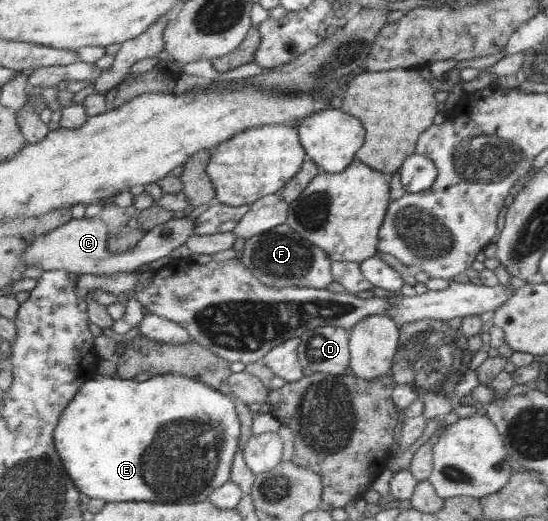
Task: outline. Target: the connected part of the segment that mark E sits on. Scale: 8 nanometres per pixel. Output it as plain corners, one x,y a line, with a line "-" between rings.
164,374
127,380
118,376
98,375
88,381
76,394
70,407
64,411
64,417
56,428
57,450
73,476
80,491
90,498
106,499
112,502
154,501
160,504
197,504
210,499
210,496
232,479
232,467
236,453
240,449
243,437
243,424
238,414
238,401
224,390
216,389
203,381
187,375

